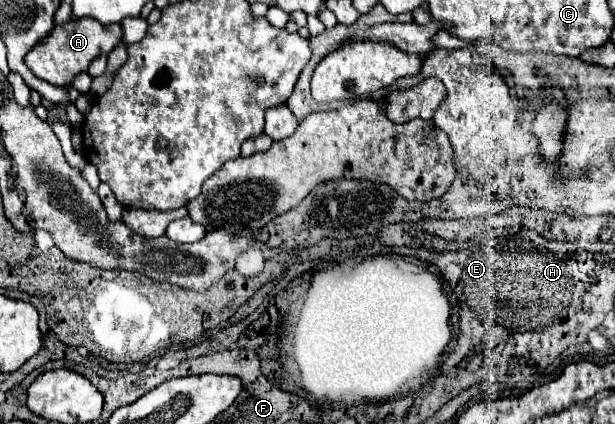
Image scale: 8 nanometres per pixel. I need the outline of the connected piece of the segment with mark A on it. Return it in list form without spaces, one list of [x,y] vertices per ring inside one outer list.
[[[81,17],[81,19],[71,19],[63,25],[55,25],[53,31],[33,47],[25,55],[27,67],[43,81],[49,81],[53,85],[69,85],[73,83],[75,75],[81,71],[87,71],[91,61],[99,57],[101,53],[109,53],[115,45],[121,43],[121,25],[119,23],[97,23],[97,19]]]

